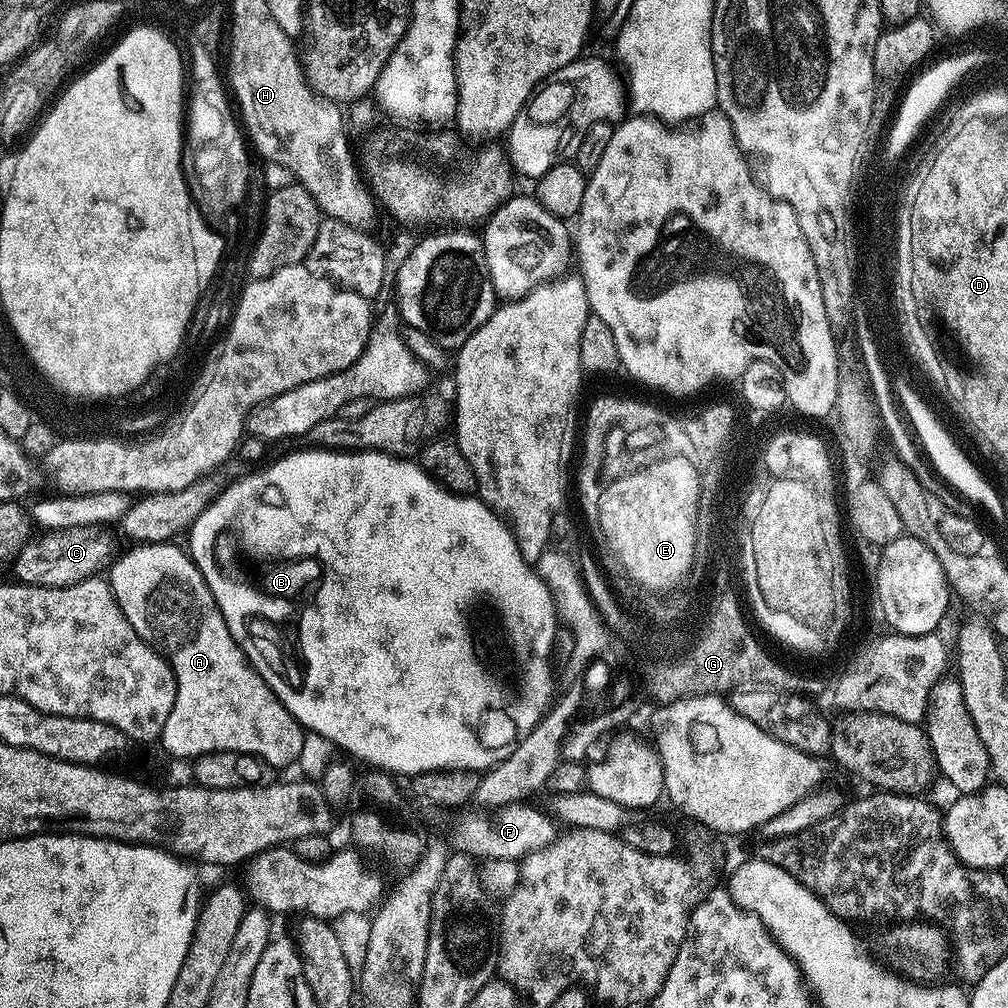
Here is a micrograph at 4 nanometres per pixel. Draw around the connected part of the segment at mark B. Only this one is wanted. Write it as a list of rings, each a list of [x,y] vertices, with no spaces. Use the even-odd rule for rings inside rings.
[[[308,450],[312,452],[292,452],[289,456],[284,456],[281,460],[273,462],[269,468],[264,468],[261,472],[252,472],[249,476],[241,475],[233,479],[227,488],[222,489],[215,496],[206,510],[198,514],[198,518],[192,523],[190,531],[187,533],[187,551],[192,557],[192,561],[198,566],[230,634],[238,642],[238,646],[248,655],[248,661],[258,670],[258,674],[274,690],[274,694],[290,710],[292,717],[297,720],[300,727],[322,734],[322,738],[330,738],[330,742],[335,744],[341,753],[349,752],[352,756],[357,756],[360,760],[365,760],[366,765],[373,769],[383,769],[387,773],[399,774],[401,772],[405,778],[417,776],[420,772],[433,772],[439,768],[471,768],[473,770],[487,770],[501,759],[502,754],[517,743],[518,738],[523,738],[548,710],[552,696],[552,668],[550,657],[552,654],[552,643],[556,637],[558,621],[556,619],[556,607],[552,602],[552,595],[546,590],[540,577],[535,571],[520,557],[520,551],[516,546],[516,540],[512,537],[512,531],[507,524],[475,495],[457,496],[454,492],[449,492],[442,484],[437,484],[419,463],[408,458],[397,458],[388,456],[384,452],[333,452],[331,450]]]

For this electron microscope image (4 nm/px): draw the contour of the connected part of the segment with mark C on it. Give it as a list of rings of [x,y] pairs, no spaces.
[[[99,524],[74,526],[61,532],[45,531],[41,535],[44,537],[37,544],[25,544],[24,549],[16,556],[15,579],[22,584],[35,584],[37,588],[65,588],[67,584],[93,579],[111,565],[117,551],[108,532],[111,531]]]

